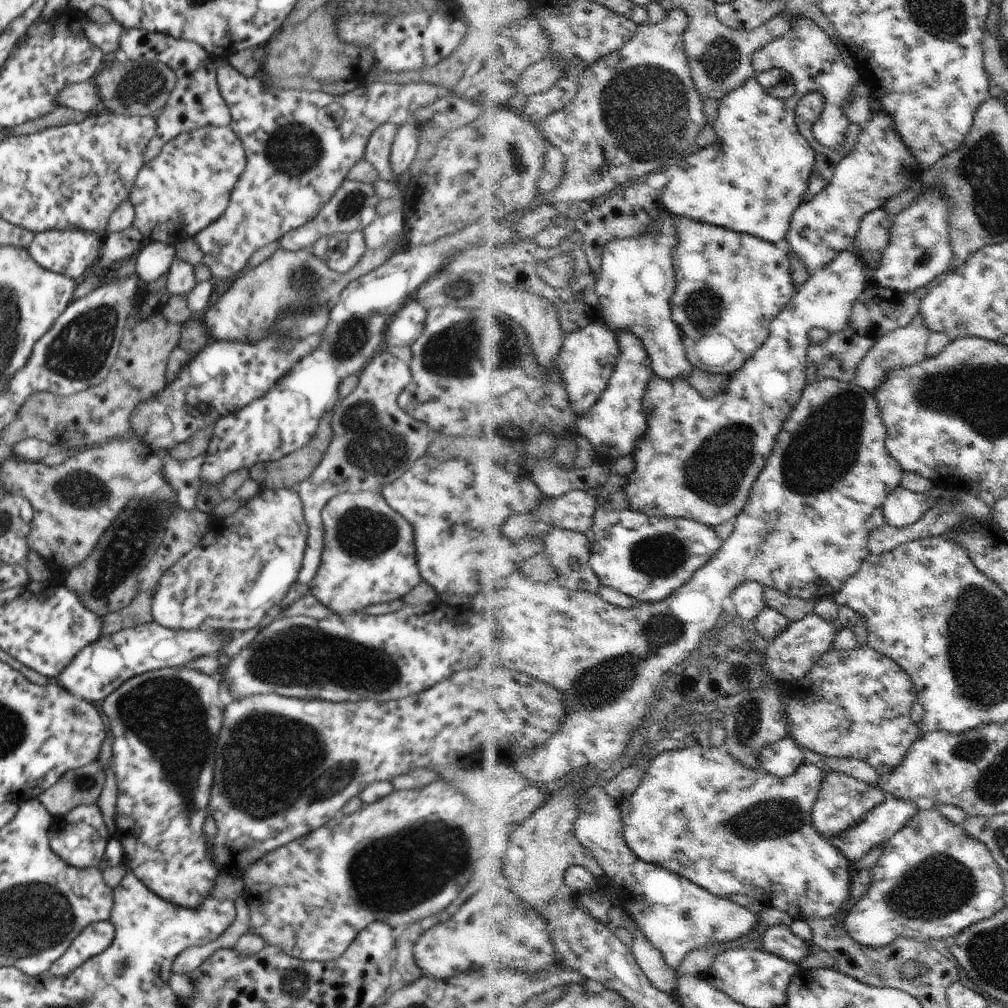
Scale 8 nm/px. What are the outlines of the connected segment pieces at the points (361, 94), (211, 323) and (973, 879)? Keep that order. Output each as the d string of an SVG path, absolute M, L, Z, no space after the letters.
M213 59L213 71L220 93L231 112L230 128L242 142L246 166L231 194L229 206L223 217L195 235L194 242L203 254L202 263L211 271L212 279L234 278L249 263L252 254L266 244L282 239L290 230L309 222L322 206L336 194L348 172L365 158L370 135L386 123L404 124L410 112L420 106L428 106L438 98L448 96L444 86L414 82L409 84L366 85L360 81L357 88L347 94L332 96L323 90L267 90L262 72L246 78L241 76L228 59Z
M402 242L396 244L386 244L378 250L366 248L364 256L358 260L356 266L346 273L341 273L330 269L327 262L321 257L312 254L310 249L296 251L283 250L279 247L268 260L258 264L256 268L251 268L244 276L237 278L228 290L220 296L216 304L212 306L204 315L204 326L208 326L210 340L226 340L226 342L258 342L260 338L266 336L268 330L272 330L272 324L276 322L277 314L285 310L304 310L302 304L308 304L312 310L314 308L326 308L331 310L338 300L342 290L374 268L378 268L385 261L399 254L406 245Z
M936 808L920 810L899 834L887 843L884 855L872 870L872 886L864 900L845 918L846 930L861 944L885 948L898 938L953 940L965 929L996 916L1003 907L1005 888L1003 870L992 858L991 850L972 838L962 826L944 818Z

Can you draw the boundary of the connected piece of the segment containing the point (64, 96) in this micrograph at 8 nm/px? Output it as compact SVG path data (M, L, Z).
M92 80L68 84L56 96L58 107L64 106L84 113L96 112L100 102L97 87Z

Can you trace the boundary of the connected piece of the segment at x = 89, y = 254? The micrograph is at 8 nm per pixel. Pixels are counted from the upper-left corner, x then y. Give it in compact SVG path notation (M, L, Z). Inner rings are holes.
M50 230L35 234L27 251L32 260L41 268L75 281L76 278L81 278L88 266L92 266L99 259L102 242L100 234L94 236L92 232L84 232L84 230L64 230L64 232Z

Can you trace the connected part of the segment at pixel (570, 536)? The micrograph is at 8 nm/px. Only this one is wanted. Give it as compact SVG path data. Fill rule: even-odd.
M554 526L545 539L545 551L560 576L558 582L574 591L599 593L603 582L592 566L594 544L588 535Z

